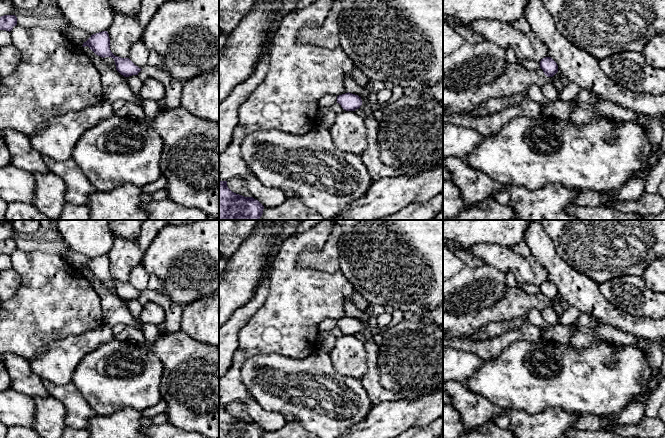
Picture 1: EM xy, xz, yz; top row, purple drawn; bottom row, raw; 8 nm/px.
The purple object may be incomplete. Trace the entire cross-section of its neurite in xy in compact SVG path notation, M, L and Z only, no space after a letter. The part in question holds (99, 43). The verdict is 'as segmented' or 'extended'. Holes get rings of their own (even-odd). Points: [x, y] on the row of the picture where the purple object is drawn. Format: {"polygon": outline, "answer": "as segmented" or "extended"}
{"polygon": "M102 31L91 35L91 37L83 43L83 47L88 46L96 55L105 58L111 57L115 61L116 70L124 77L138 75L142 70L136 66L129 58L121 58L115 56L110 50L110 38L107 31Z", "answer": "as segmented"}

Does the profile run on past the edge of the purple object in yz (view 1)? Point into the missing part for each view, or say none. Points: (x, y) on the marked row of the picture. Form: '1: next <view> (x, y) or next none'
1: next none

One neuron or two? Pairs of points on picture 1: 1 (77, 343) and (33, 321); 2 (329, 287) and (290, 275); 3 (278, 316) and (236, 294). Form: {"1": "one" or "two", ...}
{"1": "two", "2": "one", "3": "two"}

